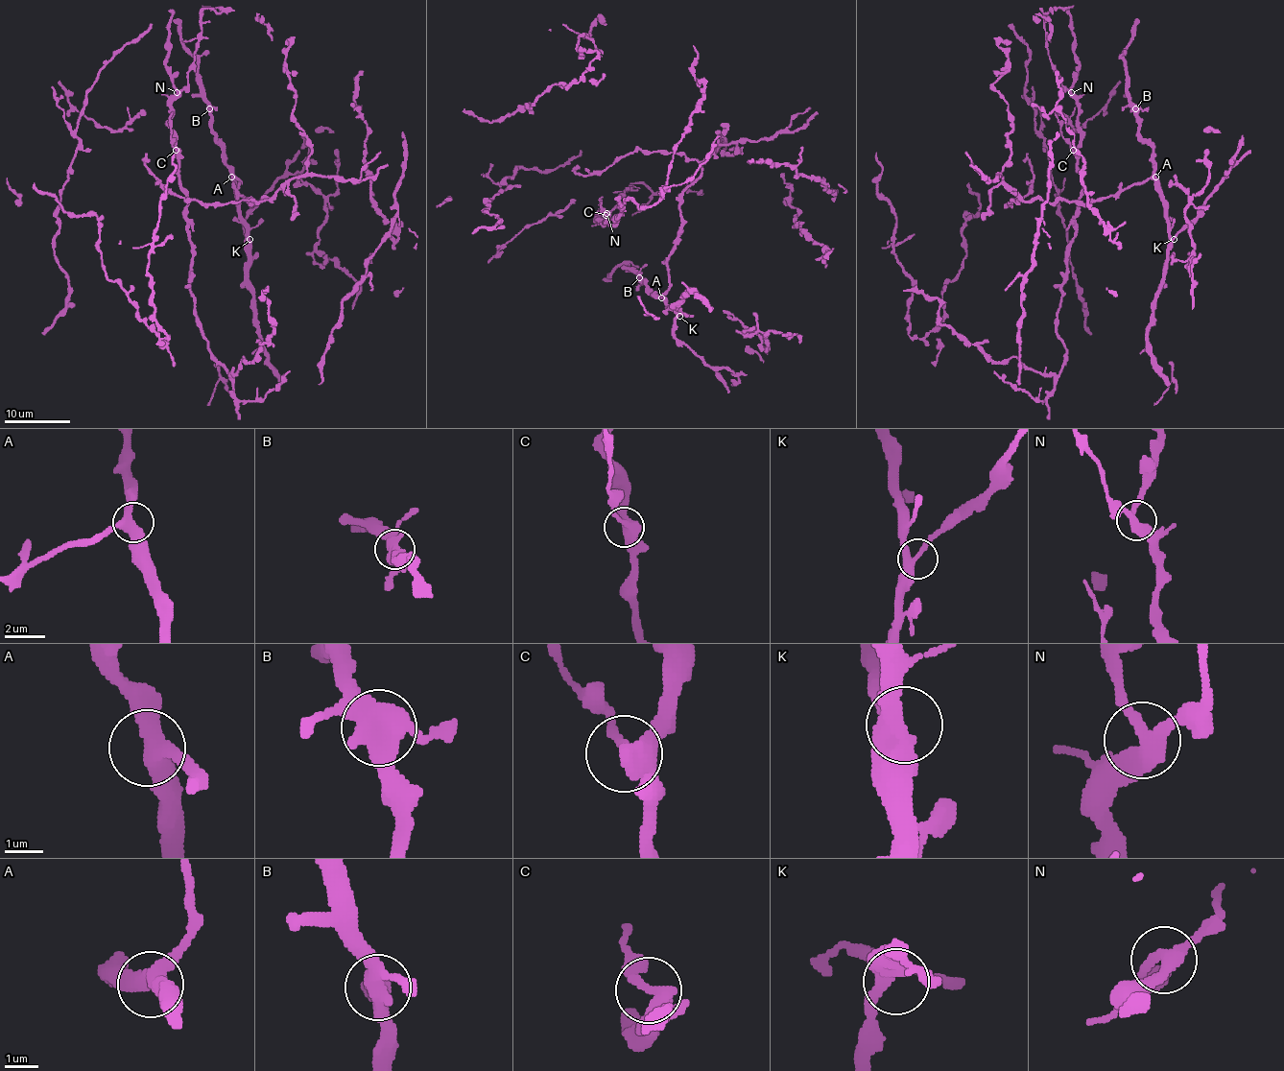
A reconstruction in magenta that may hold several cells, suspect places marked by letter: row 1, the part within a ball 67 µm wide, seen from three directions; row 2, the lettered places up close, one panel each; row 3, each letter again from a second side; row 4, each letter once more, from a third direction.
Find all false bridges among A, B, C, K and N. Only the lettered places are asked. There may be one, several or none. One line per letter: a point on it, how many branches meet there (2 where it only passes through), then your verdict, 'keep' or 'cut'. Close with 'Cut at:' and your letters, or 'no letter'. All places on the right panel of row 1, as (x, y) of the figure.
A: (1155, 177) | 3 | keep
B: (1135, 108) | 4 | keep
C: (1073, 150) | 3 | keep
K: (1174, 239) | 3 | keep
N: (1071, 92) | 3 | keep
Cut at: no letter

